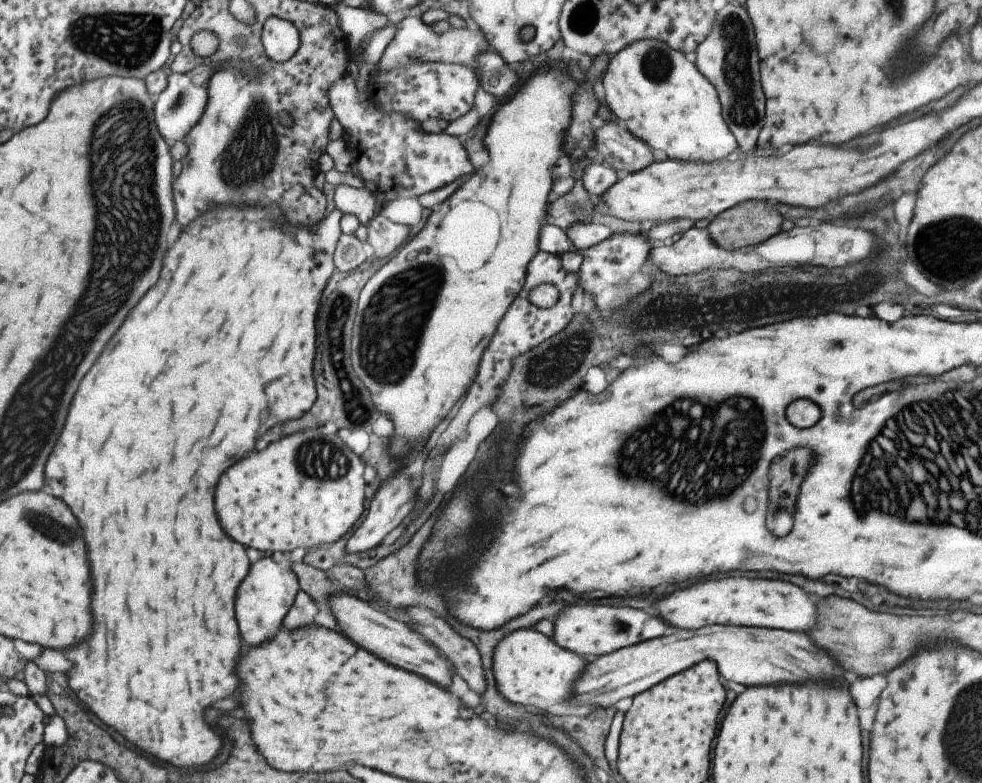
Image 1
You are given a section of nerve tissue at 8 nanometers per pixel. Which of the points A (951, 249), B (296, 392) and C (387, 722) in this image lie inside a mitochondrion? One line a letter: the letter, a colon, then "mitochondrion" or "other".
A: mitochondrion
B: other
C: other

